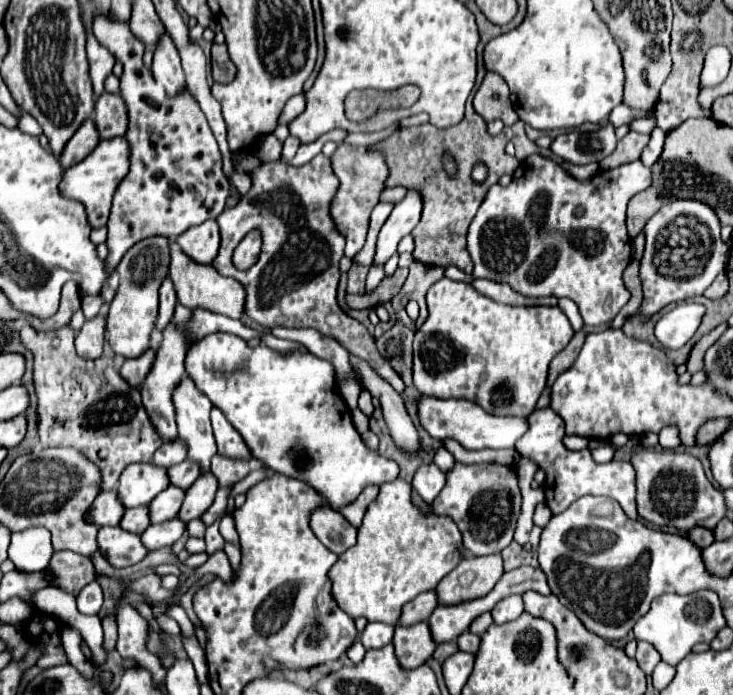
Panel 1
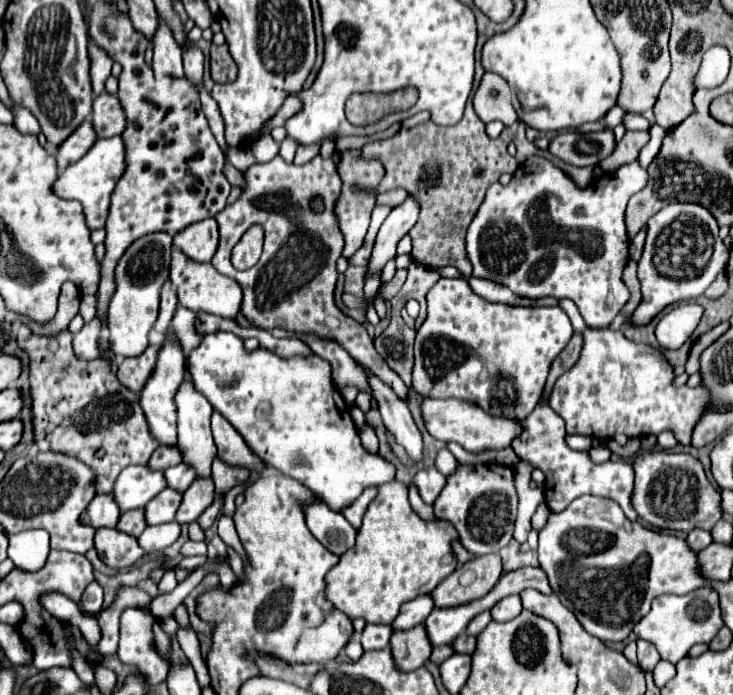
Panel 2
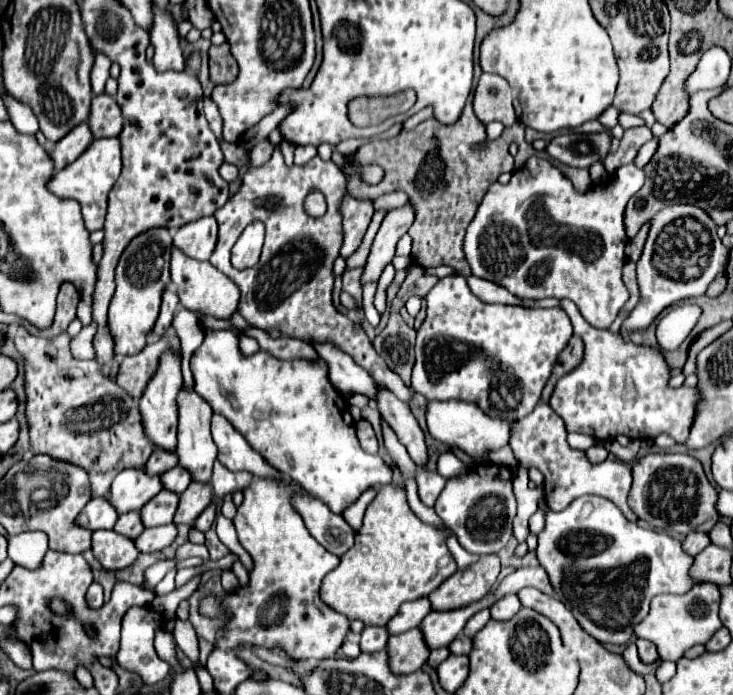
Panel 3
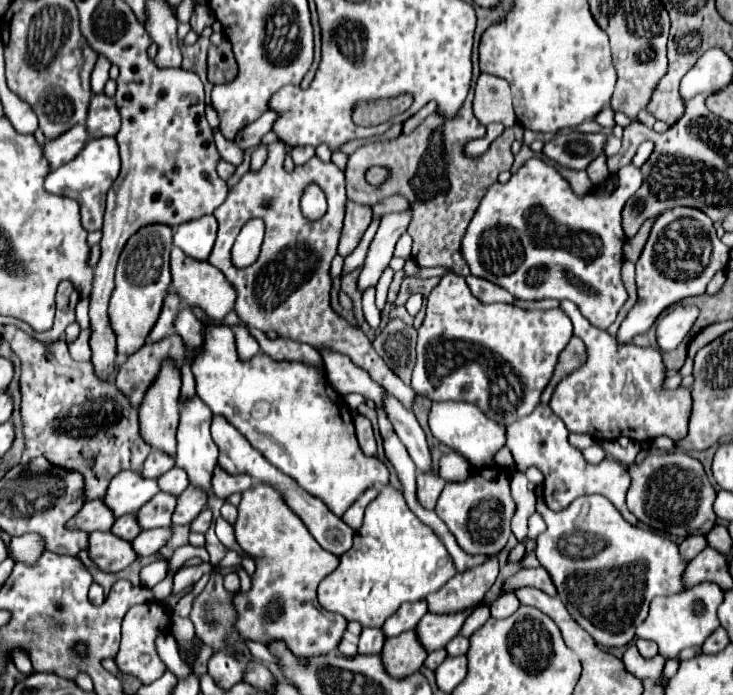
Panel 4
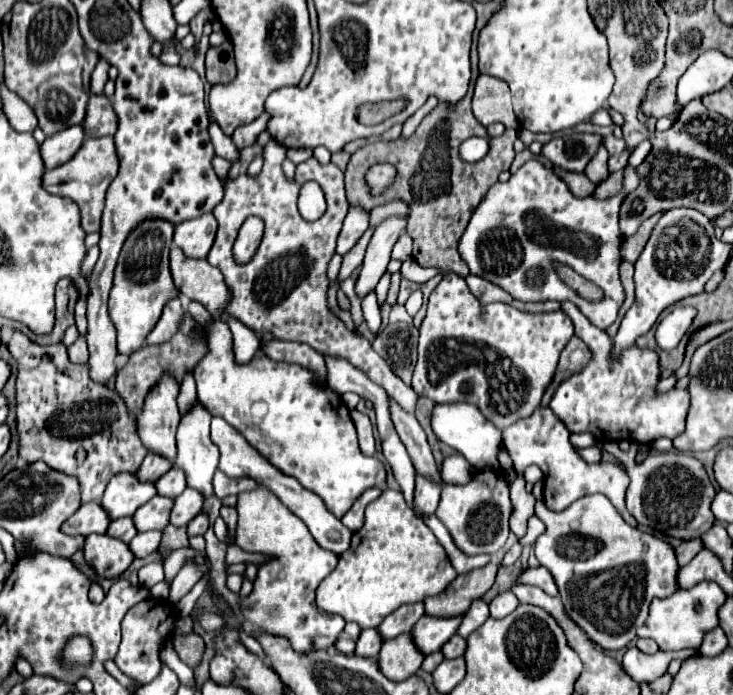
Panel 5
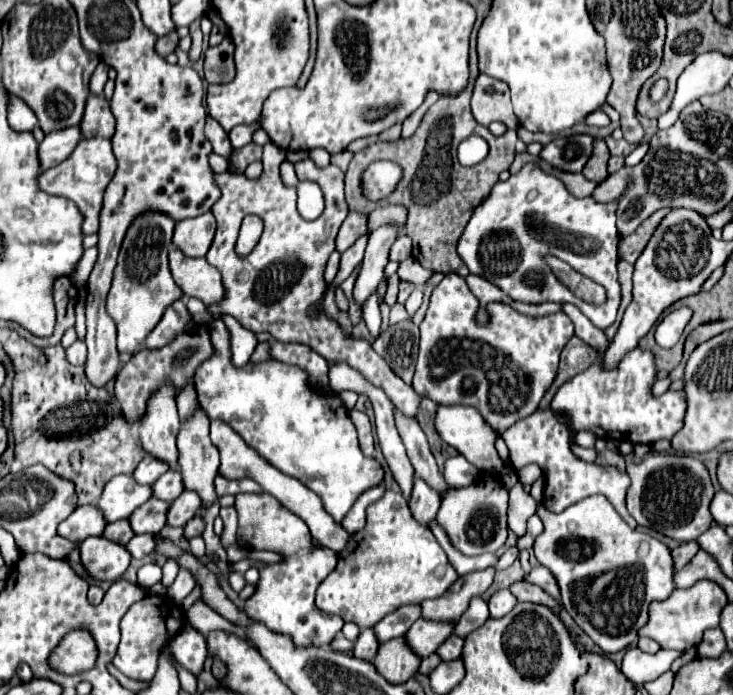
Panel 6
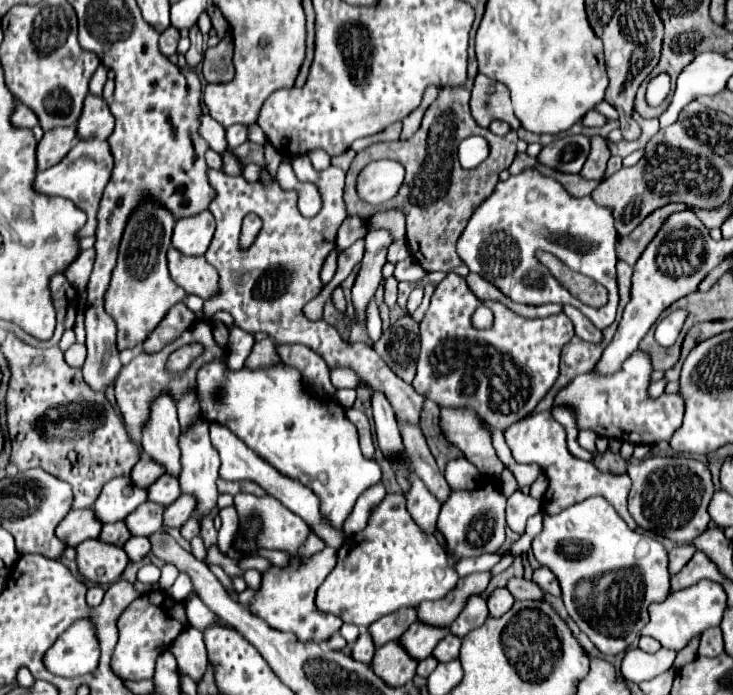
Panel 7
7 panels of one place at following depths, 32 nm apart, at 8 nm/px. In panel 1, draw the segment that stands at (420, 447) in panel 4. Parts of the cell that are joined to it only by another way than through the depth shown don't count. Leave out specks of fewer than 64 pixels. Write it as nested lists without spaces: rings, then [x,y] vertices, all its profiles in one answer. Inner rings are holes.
[[[350,356],[350,360],[352,364],[356,364],[356,372],[364,376],[364,384],[368,384],[366,390],[380,400],[380,408],[394,442],[400,448],[416,454],[420,450],[420,436],[412,424],[412,418],[404,406],[402,396],[398,396],[396,390],[388,382],[384,382],[368,364],[360,362],[360,358]]]

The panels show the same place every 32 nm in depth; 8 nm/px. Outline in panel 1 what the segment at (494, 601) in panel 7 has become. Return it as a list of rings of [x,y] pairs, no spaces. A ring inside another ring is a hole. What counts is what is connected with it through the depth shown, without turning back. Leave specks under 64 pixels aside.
[[[508,596],[504,600],[500,600],[494,610],[492,610],[492,618],[496,624],[504,624],[508,620],[516,620],[520,614],[524,612],[524,604],[522,604],[522,596]]]

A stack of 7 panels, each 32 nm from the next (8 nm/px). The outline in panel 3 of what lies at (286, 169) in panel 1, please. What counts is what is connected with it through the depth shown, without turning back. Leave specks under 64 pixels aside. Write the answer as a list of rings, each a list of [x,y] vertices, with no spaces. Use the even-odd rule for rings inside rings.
[[[280,146],[274,148],[272,158],[260,168],[248,168],[240,188],[228,198],[228,202],[214,212],[218,220],[218,244],[210,256],[210,264],[226,274],[240,288],[238,312],[244,320],[266,332],[278,330],[282,336],[298,338],[310,344],[336,344],[338,350],[350,354],[358,366],[362,366],[380,386],[388,388],[396,398],[410,404],[414,390],[408,388],[376,354],[372,342],[360,324],[350,322],[332,306],[332,262],[340,250],[340,206],[346,194],[344,172],[332,162],[324,162],[314,156],[304,166],[288,168]],[[310,188],[320,190],[326,196],[328,210],[322,218],[310,218],[304,214],[302,200]],[[252,220],[262,220],[266,226],[266,240],[260,262],[246,270],[236,270],[230,264],[230,250],[240,232]]]

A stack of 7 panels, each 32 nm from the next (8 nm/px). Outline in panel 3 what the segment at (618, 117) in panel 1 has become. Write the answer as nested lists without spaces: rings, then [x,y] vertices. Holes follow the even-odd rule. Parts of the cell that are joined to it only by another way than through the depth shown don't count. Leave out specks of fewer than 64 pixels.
[[[606,108],[602,114],[600,114],[600,118],[598,118],[598,122],[604,126],[604,128],[614,128],[616,124],[618,124],[618,114],[620,114],[620,110],[616,110],[616,108]]]

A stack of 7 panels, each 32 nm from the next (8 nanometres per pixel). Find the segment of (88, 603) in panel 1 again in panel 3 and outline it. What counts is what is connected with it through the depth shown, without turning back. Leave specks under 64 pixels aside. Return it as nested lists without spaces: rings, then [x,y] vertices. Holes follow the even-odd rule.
[[[92,582],[92,586],[88,588],[86,600],[88,600],[88,604],[92,604],[94,608],[100,608],[100,604],[104,604],[104,600],[102,600],[102,586],[96,584],[96,582]]]

